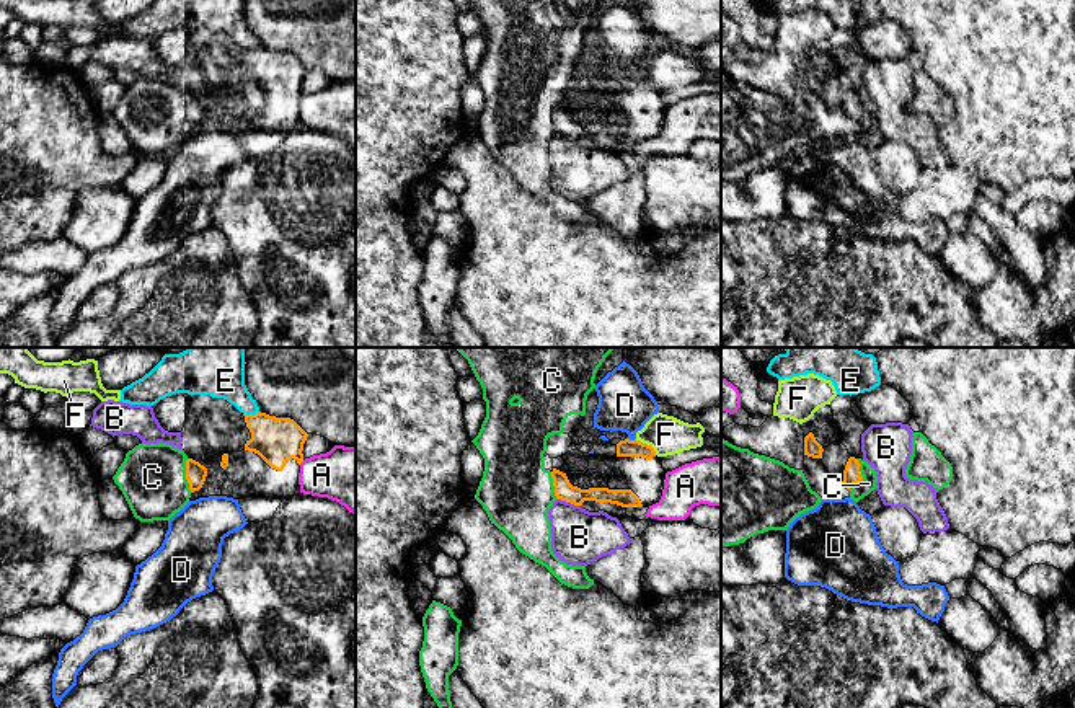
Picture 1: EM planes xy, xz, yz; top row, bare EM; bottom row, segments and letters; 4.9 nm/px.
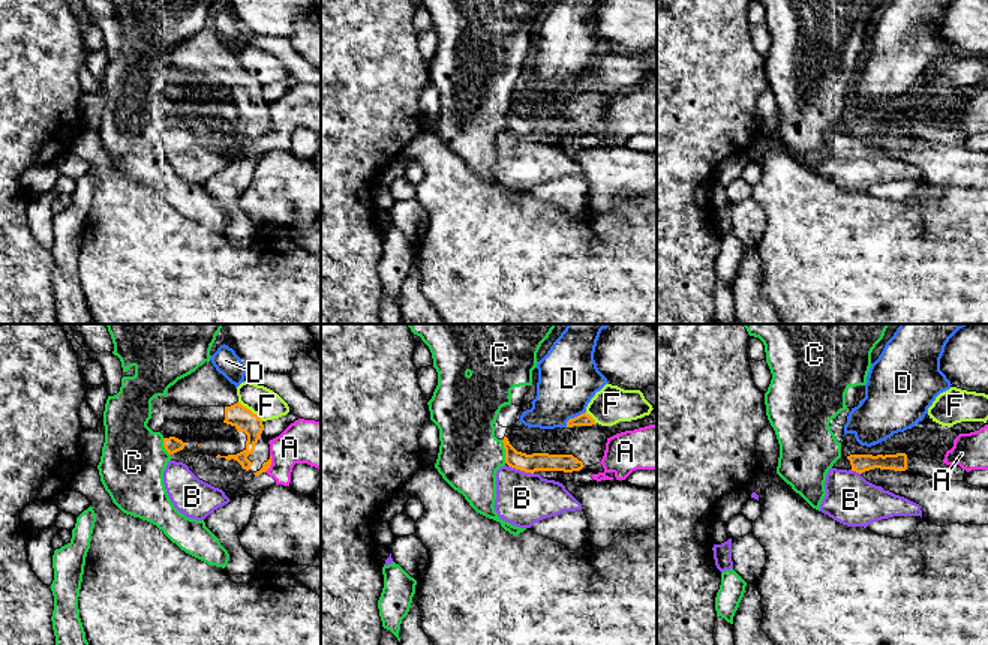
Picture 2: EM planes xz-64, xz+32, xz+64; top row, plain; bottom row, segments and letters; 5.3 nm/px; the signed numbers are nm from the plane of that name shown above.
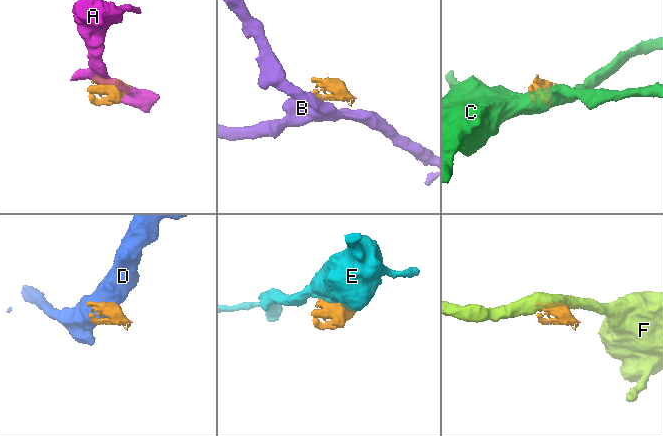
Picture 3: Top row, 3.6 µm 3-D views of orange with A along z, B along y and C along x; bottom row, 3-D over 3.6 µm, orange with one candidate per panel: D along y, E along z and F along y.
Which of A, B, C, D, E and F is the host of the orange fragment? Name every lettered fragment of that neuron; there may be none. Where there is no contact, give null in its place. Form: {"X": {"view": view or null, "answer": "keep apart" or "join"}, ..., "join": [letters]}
{"A": {"view": "xy", "answer": "keep apart"}, "B": {"view": "xz", "answer": "keep apart"}, "C": {"view": "yz", "answer": "keep apart"}, "D": {"view": "xz", "answer": "keep apart"}, "E": {"view": "xy", "answer": "keep apart"}, "F": {"view": "xz", "answer": "keep apart"}, "join": []}

